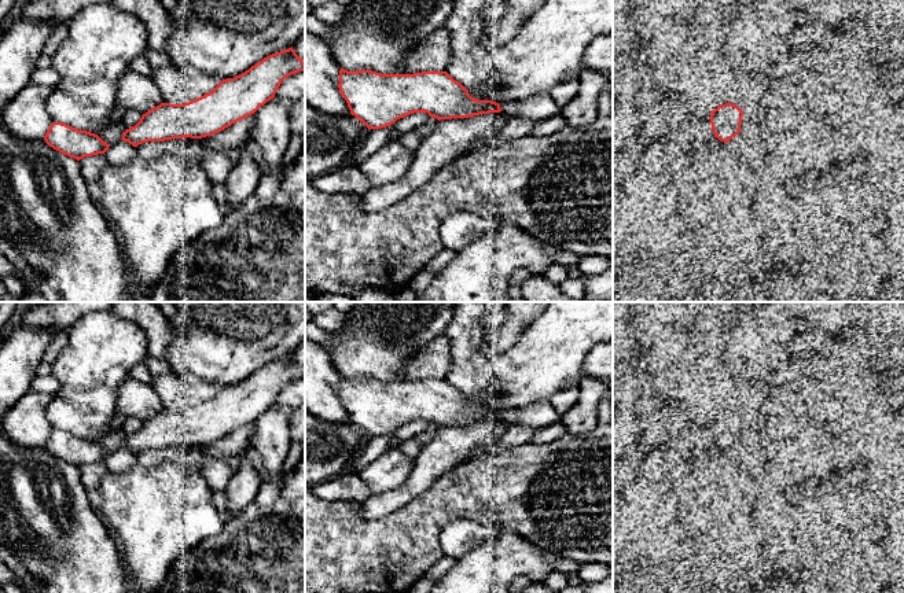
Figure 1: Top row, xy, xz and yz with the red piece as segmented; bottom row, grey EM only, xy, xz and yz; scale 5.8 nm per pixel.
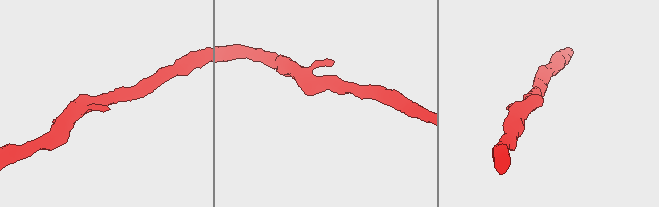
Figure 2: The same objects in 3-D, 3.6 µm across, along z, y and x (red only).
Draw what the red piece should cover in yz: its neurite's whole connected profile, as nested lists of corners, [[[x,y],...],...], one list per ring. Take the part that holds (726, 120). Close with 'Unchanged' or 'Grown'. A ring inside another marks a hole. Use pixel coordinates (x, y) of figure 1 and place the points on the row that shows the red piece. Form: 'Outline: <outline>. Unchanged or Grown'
Outline: [[[732,103],[714,108],[709,117],[714,137],[728,143],[741,132],[742,117],[743,111]]]. Unchanged

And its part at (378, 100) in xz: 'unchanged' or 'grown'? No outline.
unchanged

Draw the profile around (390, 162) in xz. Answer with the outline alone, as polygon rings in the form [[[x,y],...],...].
[[[394,140],[364,159],[359,169],[371,188],[381,187],[404,177],[412,165],[414,155],[400,140]]]

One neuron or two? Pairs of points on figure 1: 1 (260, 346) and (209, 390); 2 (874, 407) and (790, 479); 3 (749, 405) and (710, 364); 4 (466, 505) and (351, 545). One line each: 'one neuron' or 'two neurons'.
1: two neurons
2: two neurons
3: two neurons
4: one neuron

